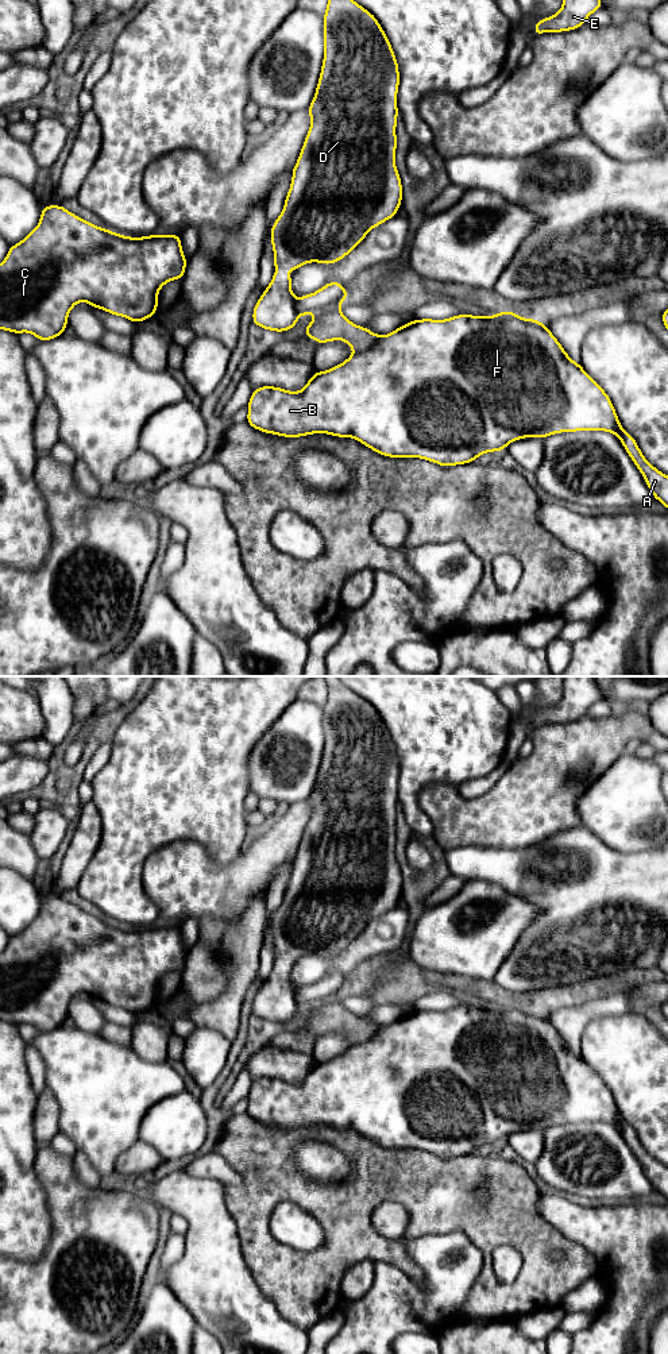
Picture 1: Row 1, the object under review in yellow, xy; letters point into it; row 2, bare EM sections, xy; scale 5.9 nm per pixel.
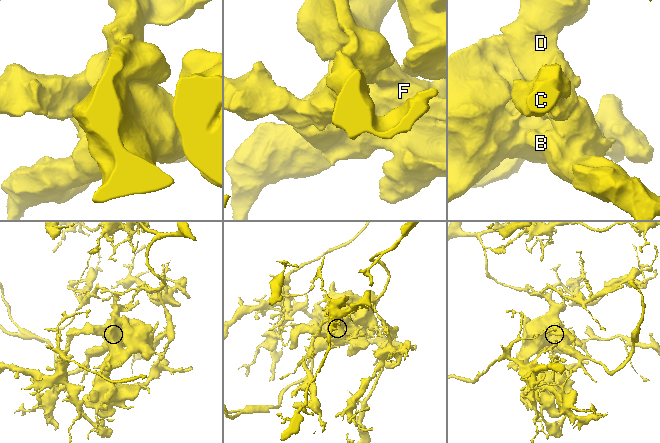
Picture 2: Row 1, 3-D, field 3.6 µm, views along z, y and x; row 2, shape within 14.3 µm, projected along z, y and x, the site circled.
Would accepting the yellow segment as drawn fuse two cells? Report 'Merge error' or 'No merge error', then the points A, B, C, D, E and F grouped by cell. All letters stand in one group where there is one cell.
Merge error. Groups: A B F / C D E

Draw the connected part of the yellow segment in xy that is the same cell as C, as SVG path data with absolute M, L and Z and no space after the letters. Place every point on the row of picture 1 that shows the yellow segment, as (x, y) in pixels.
M43 205L39 224L22 242L9 246L0 263L0 329L16 335L28 332L39 342L55 339L63 335L67 316L80 301L138 324L158 312L159 289L184 278L186 265L179 234L124 236L81 219L63 205Z

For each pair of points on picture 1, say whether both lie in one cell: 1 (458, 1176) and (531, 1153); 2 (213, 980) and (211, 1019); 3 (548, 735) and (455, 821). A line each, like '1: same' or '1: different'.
1: different
2: different
3: same

